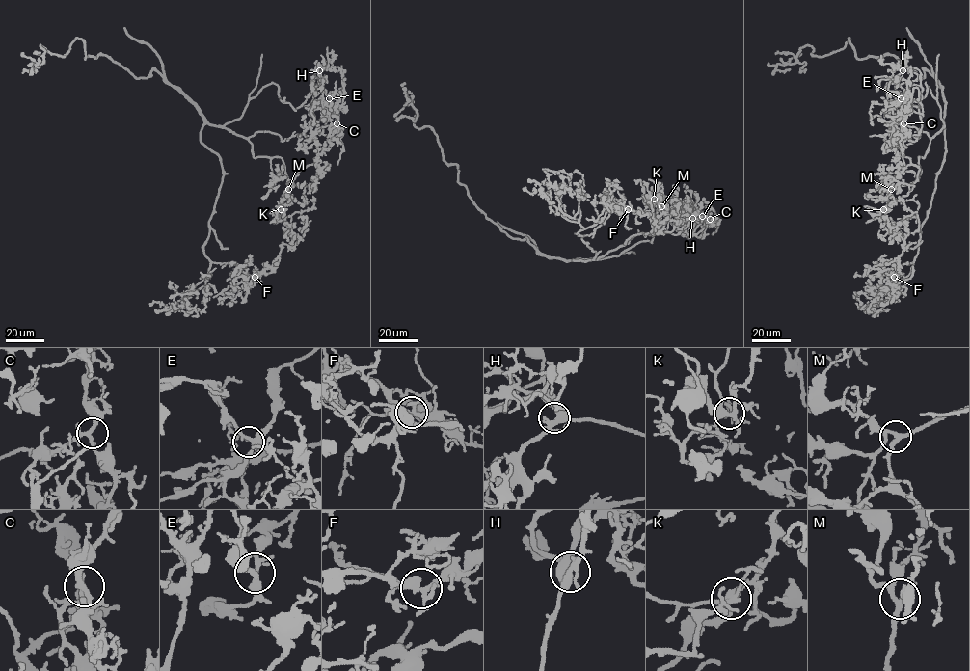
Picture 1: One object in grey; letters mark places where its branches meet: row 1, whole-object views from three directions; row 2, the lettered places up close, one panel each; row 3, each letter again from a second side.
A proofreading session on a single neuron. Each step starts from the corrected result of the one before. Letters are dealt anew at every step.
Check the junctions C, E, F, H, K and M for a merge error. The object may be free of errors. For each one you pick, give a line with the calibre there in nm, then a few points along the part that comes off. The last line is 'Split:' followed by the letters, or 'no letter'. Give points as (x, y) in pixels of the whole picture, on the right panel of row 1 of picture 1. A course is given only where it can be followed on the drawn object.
Split: no letter

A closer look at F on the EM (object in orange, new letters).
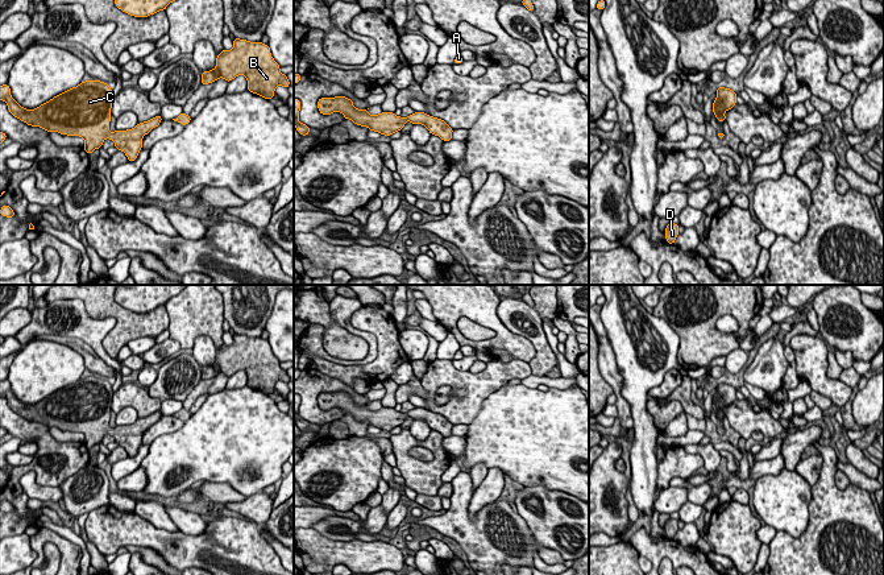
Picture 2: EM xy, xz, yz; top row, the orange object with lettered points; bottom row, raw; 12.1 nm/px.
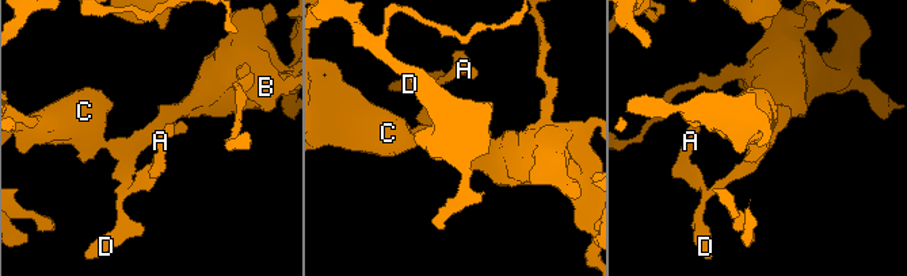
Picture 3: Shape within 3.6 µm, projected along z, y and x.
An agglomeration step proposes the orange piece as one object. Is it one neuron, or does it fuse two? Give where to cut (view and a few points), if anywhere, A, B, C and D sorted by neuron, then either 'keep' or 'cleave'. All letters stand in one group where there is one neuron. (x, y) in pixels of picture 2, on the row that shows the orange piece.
no cut | A B C D | keep

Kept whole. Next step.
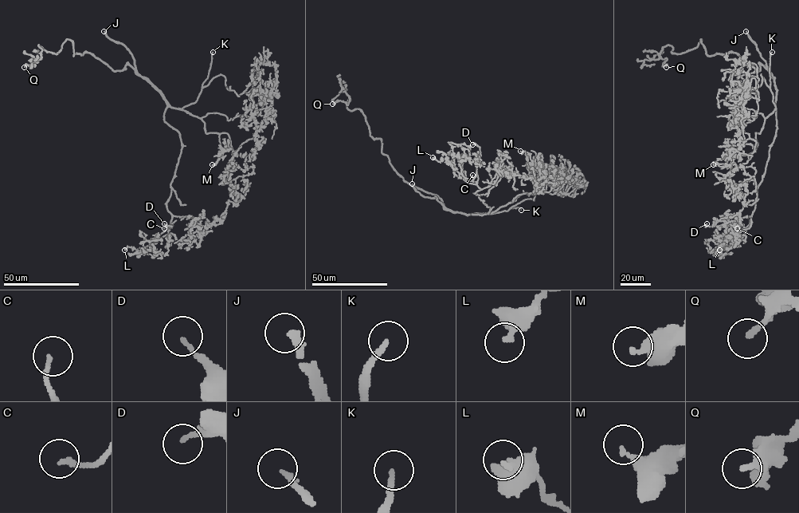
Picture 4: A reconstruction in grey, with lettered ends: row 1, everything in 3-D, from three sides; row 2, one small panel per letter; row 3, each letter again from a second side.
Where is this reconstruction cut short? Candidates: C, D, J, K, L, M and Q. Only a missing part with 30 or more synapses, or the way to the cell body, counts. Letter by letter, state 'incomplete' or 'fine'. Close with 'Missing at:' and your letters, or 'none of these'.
C: incomplete
D: fine
J: incomplete
K: incomplete
L: fine
M: fine
Q: fine
Missing at: C, J, K

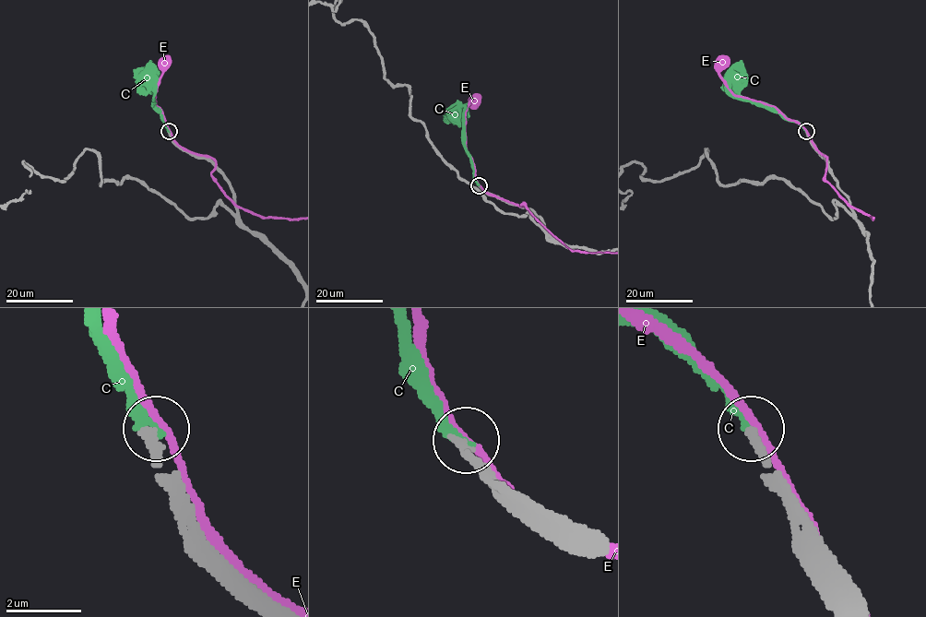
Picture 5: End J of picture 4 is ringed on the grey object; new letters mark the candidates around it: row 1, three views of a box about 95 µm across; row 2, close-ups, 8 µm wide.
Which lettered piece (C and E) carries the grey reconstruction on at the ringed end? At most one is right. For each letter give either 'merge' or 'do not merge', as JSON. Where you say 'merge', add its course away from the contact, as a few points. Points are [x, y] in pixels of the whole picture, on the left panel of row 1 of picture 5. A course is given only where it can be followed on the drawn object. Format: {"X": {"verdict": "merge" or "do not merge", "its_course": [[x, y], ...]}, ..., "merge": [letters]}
{"C": {"verdict": "merge", "its_course": [[169, 131], [153, 107], [155, 89], [142, 82], [141, 77], [146, 77]]}, "E": {"verdict": "do not merge"}, "merge": ["C"]}

